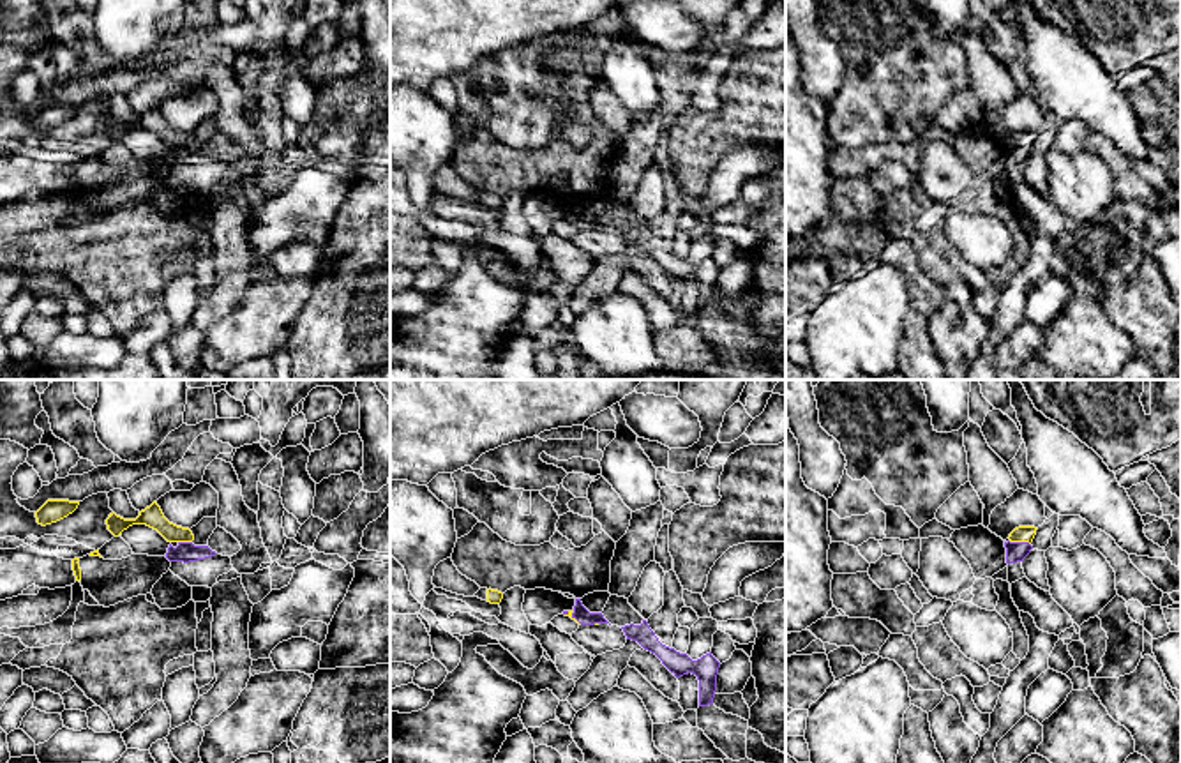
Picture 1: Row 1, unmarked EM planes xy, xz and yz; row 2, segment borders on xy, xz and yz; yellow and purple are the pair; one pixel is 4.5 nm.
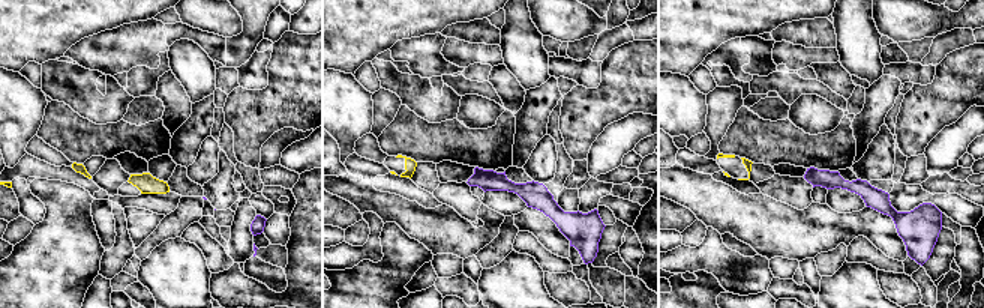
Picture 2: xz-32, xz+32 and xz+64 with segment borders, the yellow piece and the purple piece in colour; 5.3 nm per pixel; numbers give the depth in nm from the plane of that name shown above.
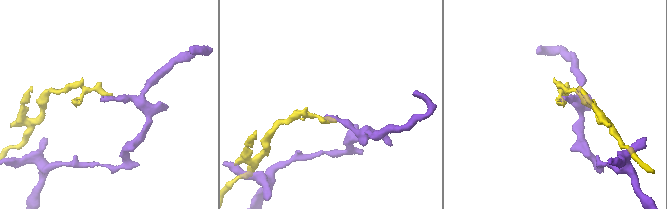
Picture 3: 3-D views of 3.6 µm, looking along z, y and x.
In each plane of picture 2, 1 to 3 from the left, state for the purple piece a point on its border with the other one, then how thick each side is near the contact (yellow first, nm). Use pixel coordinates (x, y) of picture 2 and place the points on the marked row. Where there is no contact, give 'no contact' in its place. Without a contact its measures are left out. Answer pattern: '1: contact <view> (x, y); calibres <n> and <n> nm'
1: no contact
2: no contact
3: no contact

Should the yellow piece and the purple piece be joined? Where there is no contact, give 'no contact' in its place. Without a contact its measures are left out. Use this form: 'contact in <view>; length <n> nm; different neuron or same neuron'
contact in yz; length 110 nm; different neuron

